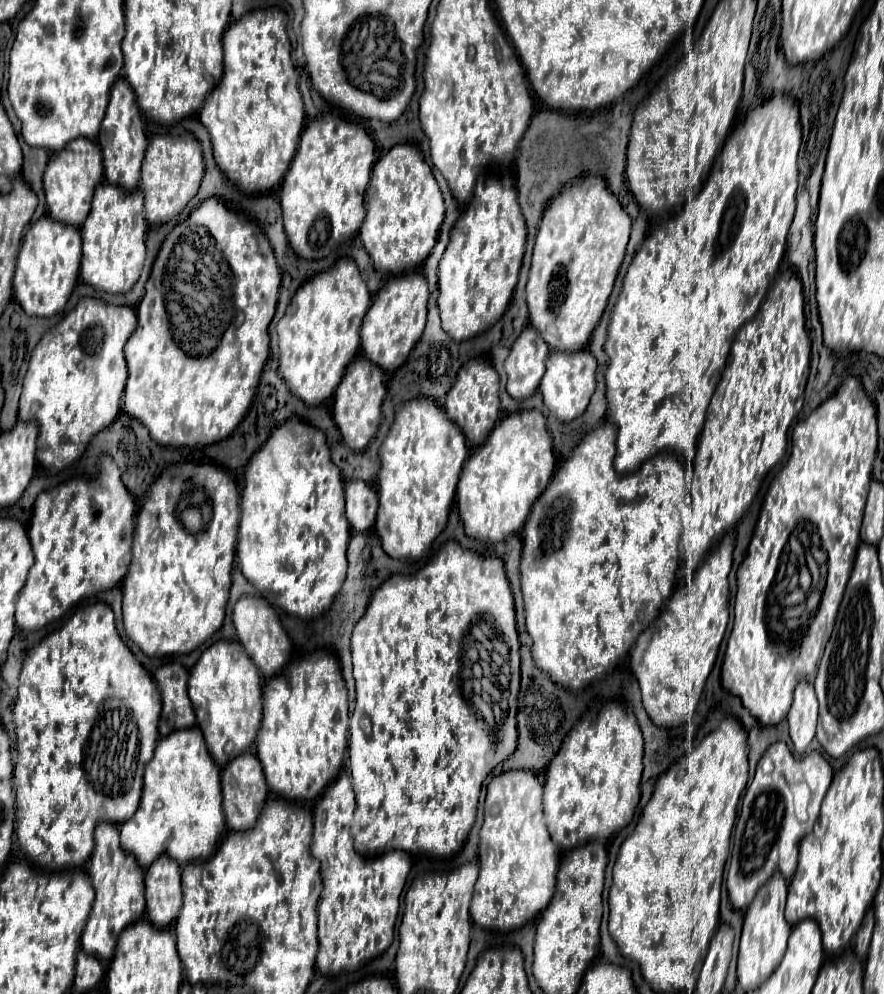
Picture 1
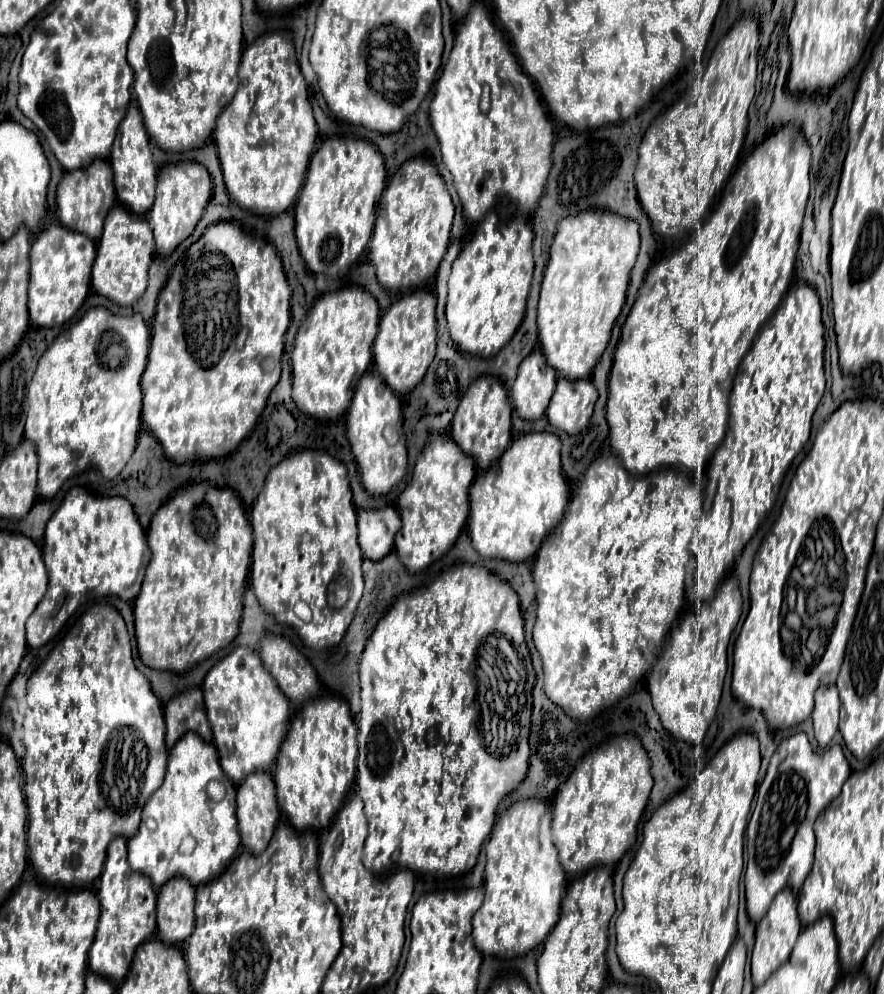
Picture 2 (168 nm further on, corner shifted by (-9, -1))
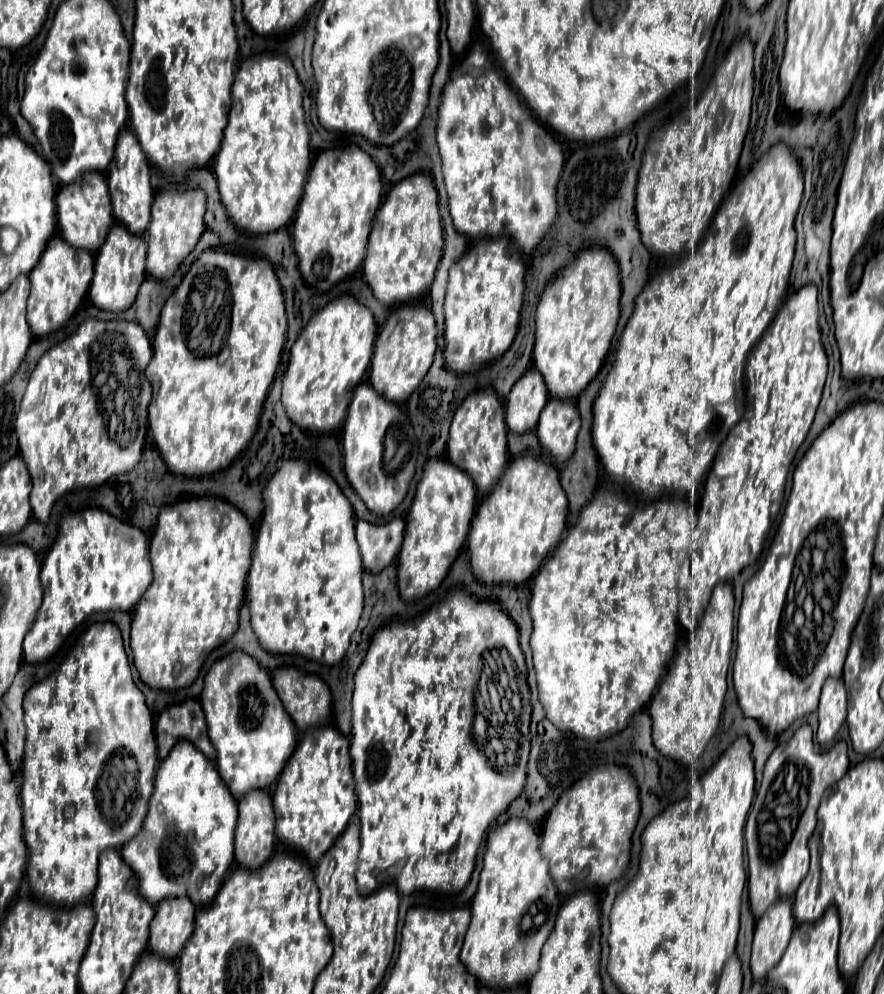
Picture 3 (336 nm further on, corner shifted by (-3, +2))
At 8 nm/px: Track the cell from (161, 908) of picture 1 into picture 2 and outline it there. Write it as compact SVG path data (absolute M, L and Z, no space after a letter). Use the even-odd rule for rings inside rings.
M173 876L157 894L157 930L167 944L181 944L195 926L195 888L185 876Z

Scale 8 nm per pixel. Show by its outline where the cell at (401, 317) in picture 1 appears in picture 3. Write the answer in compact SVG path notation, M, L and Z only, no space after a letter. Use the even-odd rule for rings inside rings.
M421 305L401 307L387 317L387 323L375 343L369 381L371 387L389 403L405 403L423 381L437 349L435 333L435 317Z

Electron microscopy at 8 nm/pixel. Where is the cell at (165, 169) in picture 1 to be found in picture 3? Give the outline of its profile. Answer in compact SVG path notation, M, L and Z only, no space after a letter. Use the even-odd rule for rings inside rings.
M161 191L151 207L151 223L147 229L147 273L157 279L169 279L177 273L185 257L195 249L199 237L205 231L205 193L193 191Z

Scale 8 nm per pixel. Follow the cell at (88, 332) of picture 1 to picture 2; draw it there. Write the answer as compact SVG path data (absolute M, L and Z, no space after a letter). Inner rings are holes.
M95 306L67 332L59 334L53 344L39 358L37 370L27 394L29 412L25 424L25 438L37 444L39 454L39 496L53 498L61 484L95 466L105 478L121 474L123 466L131 458L141 430L141 374L147 364L149 352L149 328L143 316L117 316L105 306Z

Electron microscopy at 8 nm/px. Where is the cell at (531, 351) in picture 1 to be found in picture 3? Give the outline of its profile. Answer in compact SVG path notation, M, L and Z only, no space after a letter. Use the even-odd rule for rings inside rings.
M529 369L521 381L511 389L507 403L507 427L513 433L527 433L535 429L543 407L549 401L549 391L537 369Z

